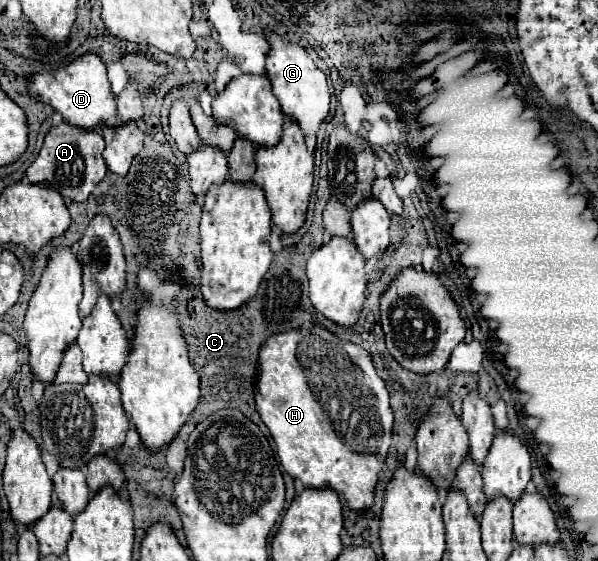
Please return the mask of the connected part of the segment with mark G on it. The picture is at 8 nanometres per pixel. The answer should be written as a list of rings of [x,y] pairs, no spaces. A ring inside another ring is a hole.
[[[265,32],[267,42],[271,44],[271,52],[267,54],[267,78],[273,84],[273,94],[279,100],[279,106],[283,110],[283,114],[297,122],[301,132],[305,134],[305,138],[309,134],[315,134],[321,126],[321,122],[329,116],[331,110],[331,102],[329,102],[329,86],[327,86],[327,78],[325,74],[313,64],[313,60],[307,56],[307,52],[293,44],[283,40],[279,34],[275,32]]]

